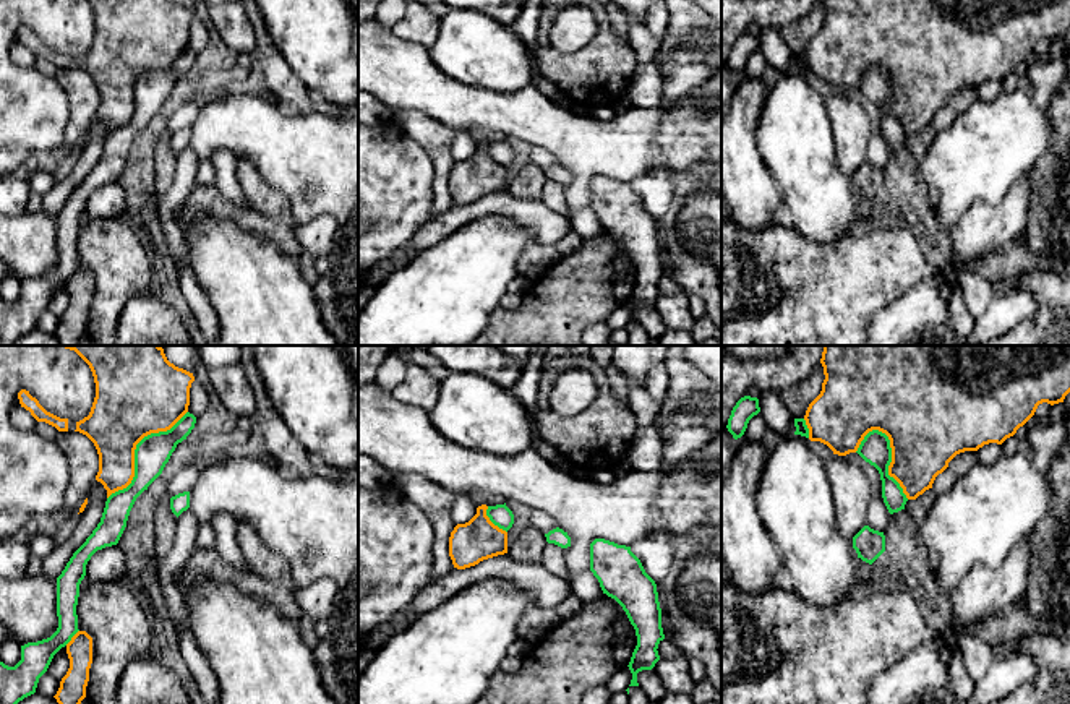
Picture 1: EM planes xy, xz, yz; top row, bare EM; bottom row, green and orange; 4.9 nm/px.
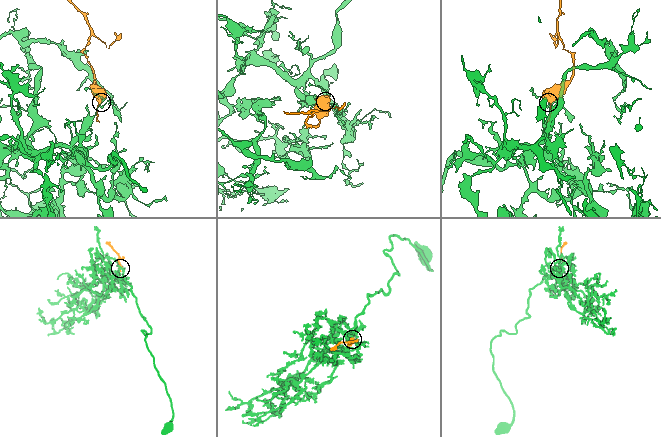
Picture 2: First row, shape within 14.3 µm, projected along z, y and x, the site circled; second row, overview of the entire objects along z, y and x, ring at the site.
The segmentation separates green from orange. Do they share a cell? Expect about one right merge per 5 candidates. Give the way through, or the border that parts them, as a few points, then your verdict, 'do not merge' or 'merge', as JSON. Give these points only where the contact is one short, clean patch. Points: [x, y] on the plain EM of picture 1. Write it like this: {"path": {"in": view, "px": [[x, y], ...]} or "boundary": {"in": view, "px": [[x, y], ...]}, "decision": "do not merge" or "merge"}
{"decision": "do not merge"}

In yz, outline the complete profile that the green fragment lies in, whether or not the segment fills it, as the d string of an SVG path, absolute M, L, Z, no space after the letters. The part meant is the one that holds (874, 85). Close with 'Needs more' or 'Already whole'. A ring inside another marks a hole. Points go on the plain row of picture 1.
M879 67L869 68L856 88L866 99L874 102L882 117L882 135L890 151L905 146L908 138L900 120L888 112L892 99L890 76Z. Already whole

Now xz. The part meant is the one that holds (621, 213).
M605 175L590 180L590 208L603 230L623 243L636 266L637 282L627 303L632 310L629 323L639 323L637 310L655 303L660 297L658 281L665 276L657 221L631 183Z. Already whole

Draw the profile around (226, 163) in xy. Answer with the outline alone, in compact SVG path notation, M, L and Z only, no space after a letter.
M219 149L211 157L216 170L216 188L220 195L237 206L250 208L242 187L237 180L238 157L229 149Z

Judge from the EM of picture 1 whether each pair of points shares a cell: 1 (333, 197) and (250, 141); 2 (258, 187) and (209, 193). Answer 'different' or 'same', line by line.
1: same
2: different

